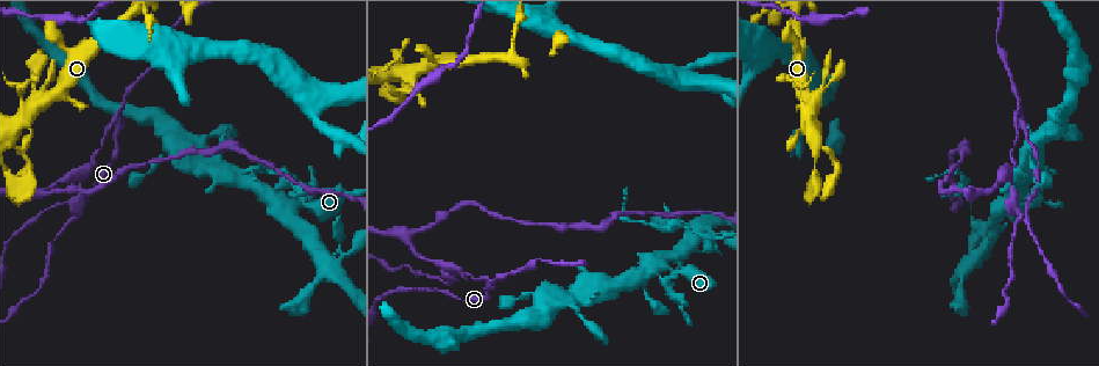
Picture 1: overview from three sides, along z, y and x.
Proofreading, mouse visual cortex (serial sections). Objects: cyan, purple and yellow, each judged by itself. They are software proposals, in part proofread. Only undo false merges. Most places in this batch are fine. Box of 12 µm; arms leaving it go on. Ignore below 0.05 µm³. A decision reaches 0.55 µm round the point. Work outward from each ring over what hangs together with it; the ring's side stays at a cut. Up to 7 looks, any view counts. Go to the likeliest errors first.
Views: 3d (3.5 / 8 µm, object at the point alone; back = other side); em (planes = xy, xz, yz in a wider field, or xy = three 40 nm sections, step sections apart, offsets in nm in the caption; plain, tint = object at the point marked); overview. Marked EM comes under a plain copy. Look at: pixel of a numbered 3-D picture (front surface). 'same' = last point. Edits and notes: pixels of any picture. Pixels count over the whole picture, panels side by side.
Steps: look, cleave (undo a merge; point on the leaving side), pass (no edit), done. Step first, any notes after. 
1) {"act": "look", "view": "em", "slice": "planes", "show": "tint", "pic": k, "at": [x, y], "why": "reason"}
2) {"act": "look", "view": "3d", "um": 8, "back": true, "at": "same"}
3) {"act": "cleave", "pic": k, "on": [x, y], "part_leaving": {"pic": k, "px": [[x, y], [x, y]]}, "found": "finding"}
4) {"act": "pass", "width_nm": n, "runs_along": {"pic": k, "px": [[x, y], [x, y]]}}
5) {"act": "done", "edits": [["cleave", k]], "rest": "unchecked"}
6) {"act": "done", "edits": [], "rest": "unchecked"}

{"act": "look", "view": "3d", "um": 8, "pic": 1, "at": [489, 284], "why": "a fork"}

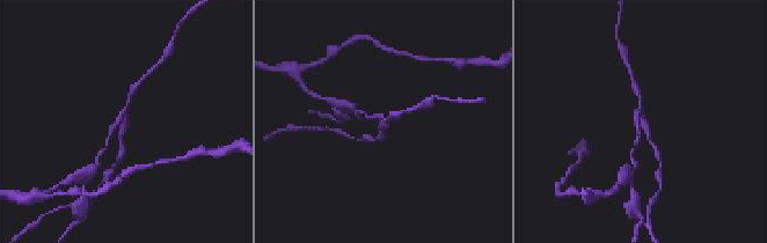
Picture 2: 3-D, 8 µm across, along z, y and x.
{"act": "look", "view": "em", "slice": "xy", "step": 2, "show": "tint", "pic": 2, "at": [123, 125], "arms": 3, "arm_widths_nm": [100, 100, 150]}

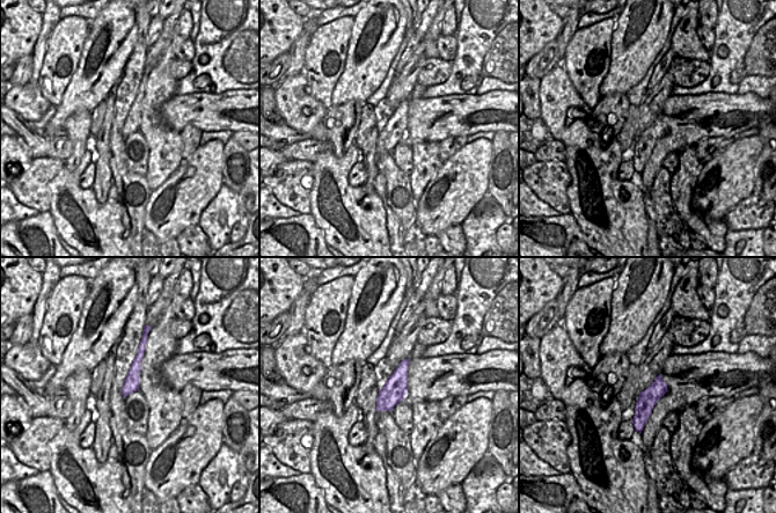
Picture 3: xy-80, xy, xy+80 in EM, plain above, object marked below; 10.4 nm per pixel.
{"act": "cleave", "pic": 2, "on": [637, 140], "part_leaving": {"pic": 2, "px": [[637, 124], [637, 142], [632, 152], [635, 168]]}, "found": "two cells meet here"}

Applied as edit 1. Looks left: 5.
{"act": "look", "view": "3d", "um": 3.5, "pic": 1, "at": [336, 253], "why": "abrupt turn"}

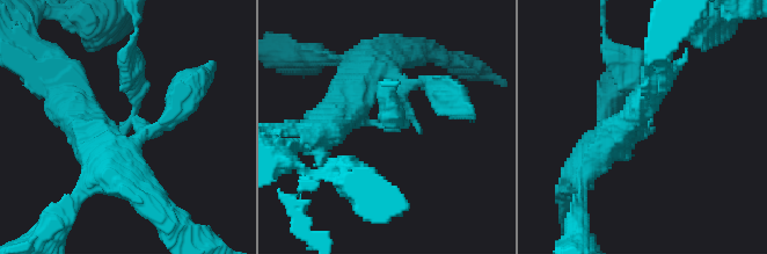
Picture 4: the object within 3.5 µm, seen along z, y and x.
{"act": "look", "view": "em", "slice": "xy", "step": 2, "show": "tint", "pic": 4, "at": [650, 123], "why": "now the EM"}

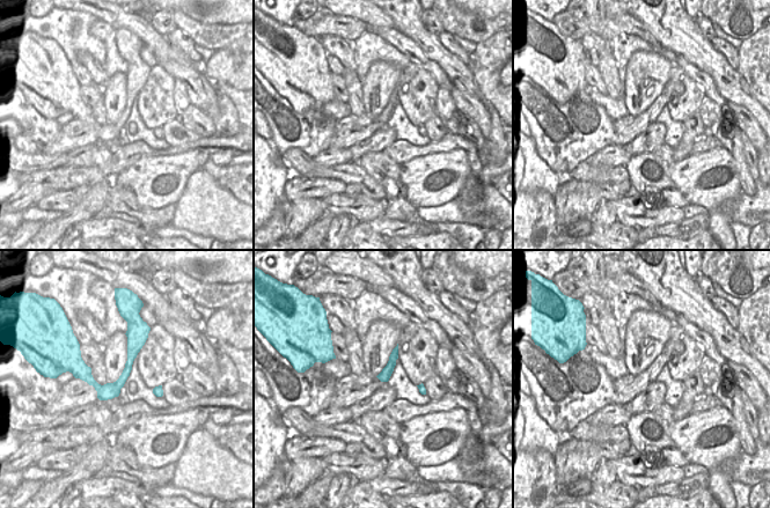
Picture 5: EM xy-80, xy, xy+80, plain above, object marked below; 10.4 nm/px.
{"act": "pass", "runs_along": {"pic": 5, "px": [[133, 331], [129, 367], [102, 397]]}, "found": "one cell here"}

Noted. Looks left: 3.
{"act": "look", "view": "3d", "um": 3.5, "pic": 1, "at": [338, 199], "why": "three arms meet"}

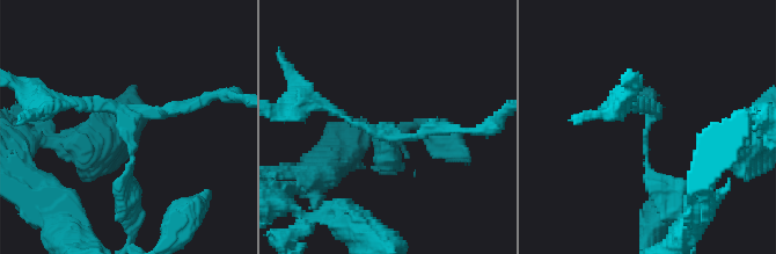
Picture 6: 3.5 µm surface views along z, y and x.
{"act": "look", "view": "em", "slice": "planes", "show": "tint", "pic": 6, "at": [385, 131]}

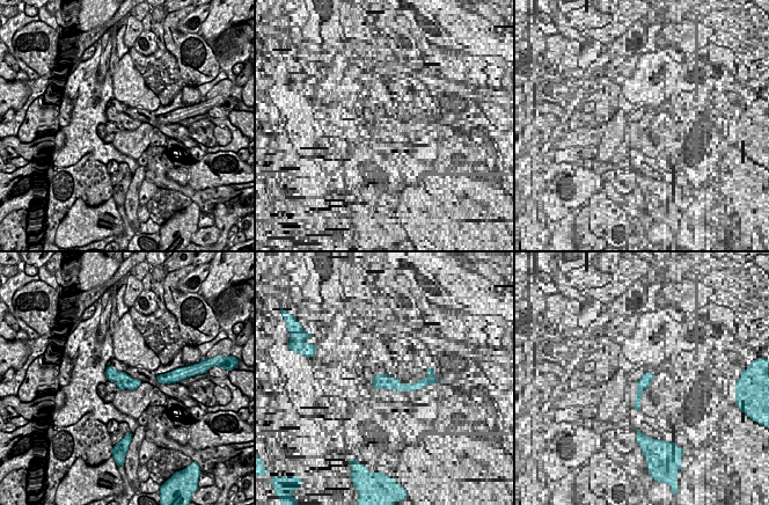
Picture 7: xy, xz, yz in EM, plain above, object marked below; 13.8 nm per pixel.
{"act": "pass", "arms": 3, "arm_widths_nm": [100, 200, 200], "runs_along": {"pic": 6, "px": [[123, 189], [126, 122], [63, 103]]}, "found": "continuous, no second cell"}

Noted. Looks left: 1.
{"act": "done", "edits": [["cleave", 2]], "rest": "unchecked"}

